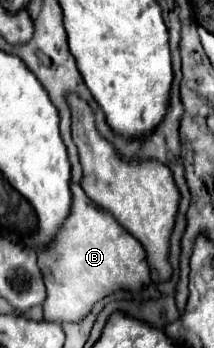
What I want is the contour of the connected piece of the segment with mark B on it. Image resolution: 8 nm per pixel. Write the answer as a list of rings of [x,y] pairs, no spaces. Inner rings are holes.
[[[72,181],[70,189],[72,205],[68,217],[56,237],[46,247],[38,249],[38,267],[46,285],[46,299],[42,303],[44,319],[60,319],[60,323],[78,323],[96,301],[114,289],[138,291],[142,285],[150,283],[150,269],[142,245],[126,233],[108,211],[92,203],[78,183]]]

